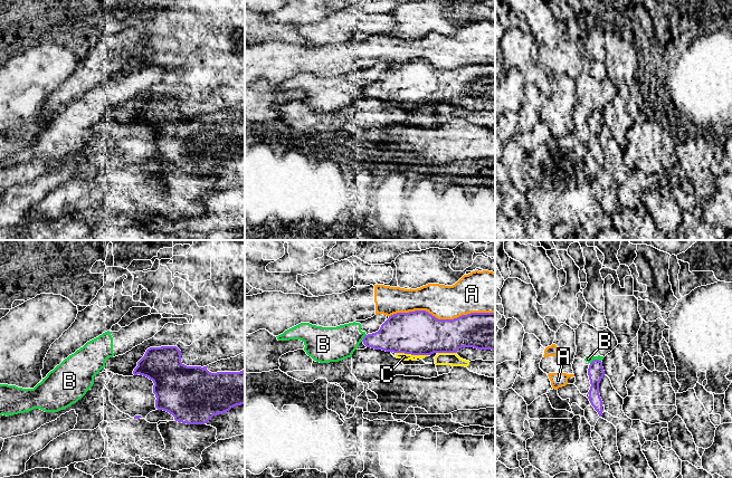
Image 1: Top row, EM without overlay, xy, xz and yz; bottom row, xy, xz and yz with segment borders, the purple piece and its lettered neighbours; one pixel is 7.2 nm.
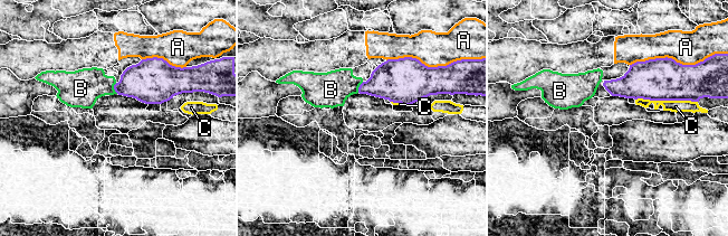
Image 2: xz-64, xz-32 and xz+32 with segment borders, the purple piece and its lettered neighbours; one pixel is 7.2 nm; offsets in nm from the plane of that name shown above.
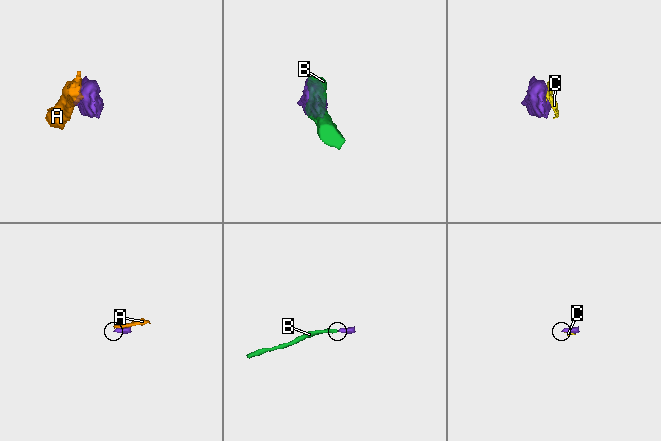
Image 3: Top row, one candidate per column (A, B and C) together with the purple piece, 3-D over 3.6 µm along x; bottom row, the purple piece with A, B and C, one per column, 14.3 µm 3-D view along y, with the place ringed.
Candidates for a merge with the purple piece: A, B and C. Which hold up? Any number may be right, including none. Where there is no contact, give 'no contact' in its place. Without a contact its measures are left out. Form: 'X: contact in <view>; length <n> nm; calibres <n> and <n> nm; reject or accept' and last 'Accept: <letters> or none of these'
A: contact in xz; length 750 nm; calibres 320 and 240 nm; reject
B: contact in yz; length 80 nm; calibres 120 and 50 nm; reject
C: contact in xz; length 220 nm; calibres 320 and 50 nm; reject
Accept: none of these

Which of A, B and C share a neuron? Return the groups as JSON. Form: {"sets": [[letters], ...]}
{"sets": [["A"], ["B"], ["C"]]}

